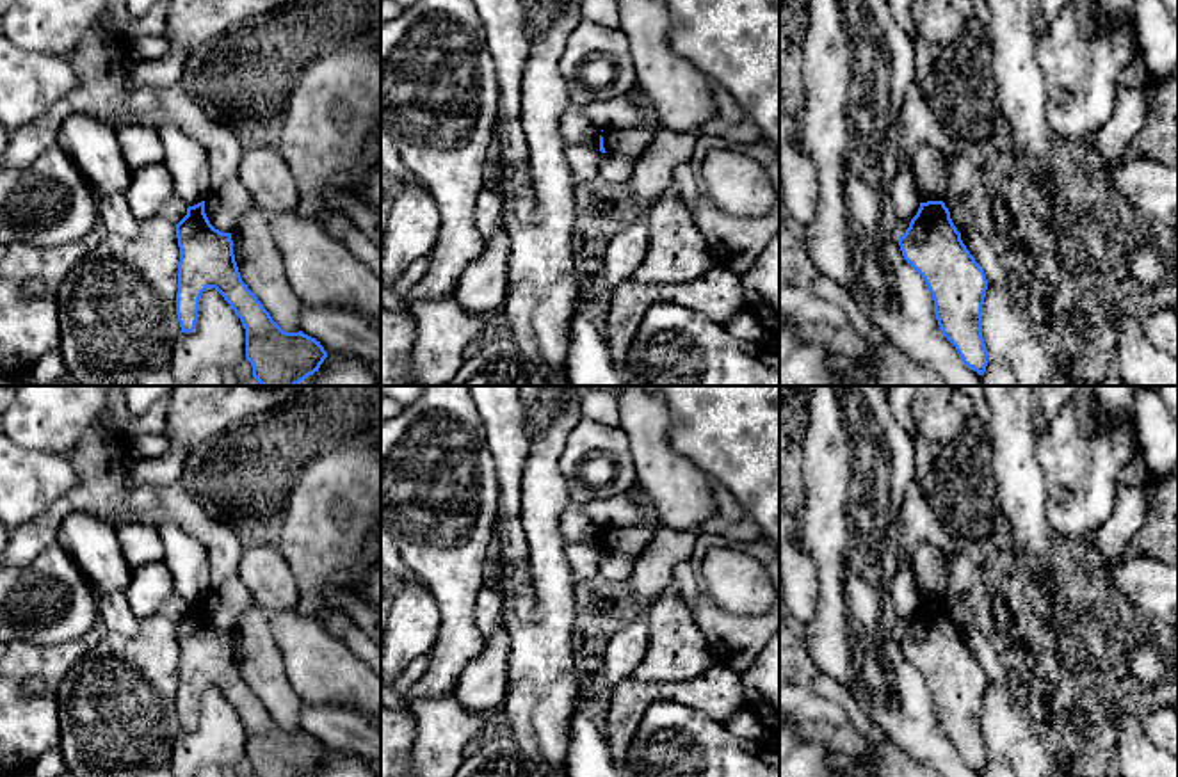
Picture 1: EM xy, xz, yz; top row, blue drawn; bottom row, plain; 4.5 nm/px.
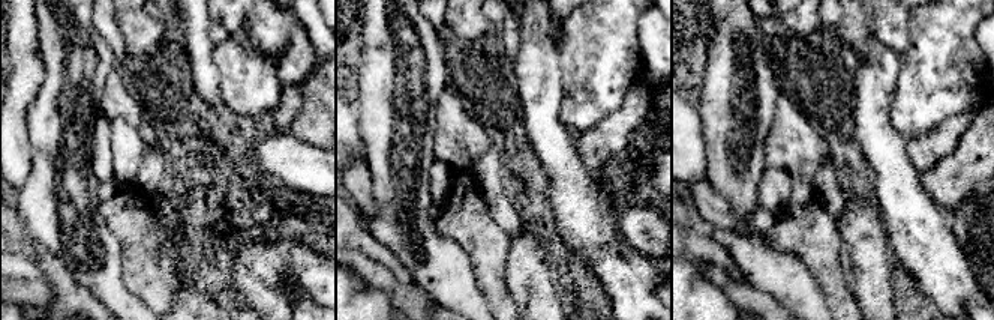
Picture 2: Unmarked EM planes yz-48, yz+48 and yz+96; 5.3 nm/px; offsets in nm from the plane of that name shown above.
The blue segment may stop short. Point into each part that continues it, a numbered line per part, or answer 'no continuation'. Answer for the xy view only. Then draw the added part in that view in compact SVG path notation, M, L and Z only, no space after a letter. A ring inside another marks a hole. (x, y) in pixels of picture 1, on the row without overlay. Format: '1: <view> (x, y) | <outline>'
1: xy (228, 598) | M182 480L164 487L137 487L126 501L135 512L133 523L151 528L176 523L205 546L210 560L210 592L205 597L205 612L215 628L231 631L237 619L254 605L238 576L244 546L237 532L190 498Z

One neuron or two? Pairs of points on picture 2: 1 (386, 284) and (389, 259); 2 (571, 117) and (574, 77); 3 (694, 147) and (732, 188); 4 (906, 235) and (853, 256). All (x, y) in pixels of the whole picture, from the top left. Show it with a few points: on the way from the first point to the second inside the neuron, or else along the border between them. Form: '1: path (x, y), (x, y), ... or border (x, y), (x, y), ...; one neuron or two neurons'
1: border (356, 251), (380, 262), (399, 281), (413, 284); two neurons
2: path (574, 107), (574, 87); one neuron
3: border (700, 125), (709, 181); two neurons
4: border (879, 212), (889, 248); two neurons

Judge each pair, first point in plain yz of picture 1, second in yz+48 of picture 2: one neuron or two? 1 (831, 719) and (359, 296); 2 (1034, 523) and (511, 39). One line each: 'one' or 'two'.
1: two
2: two

